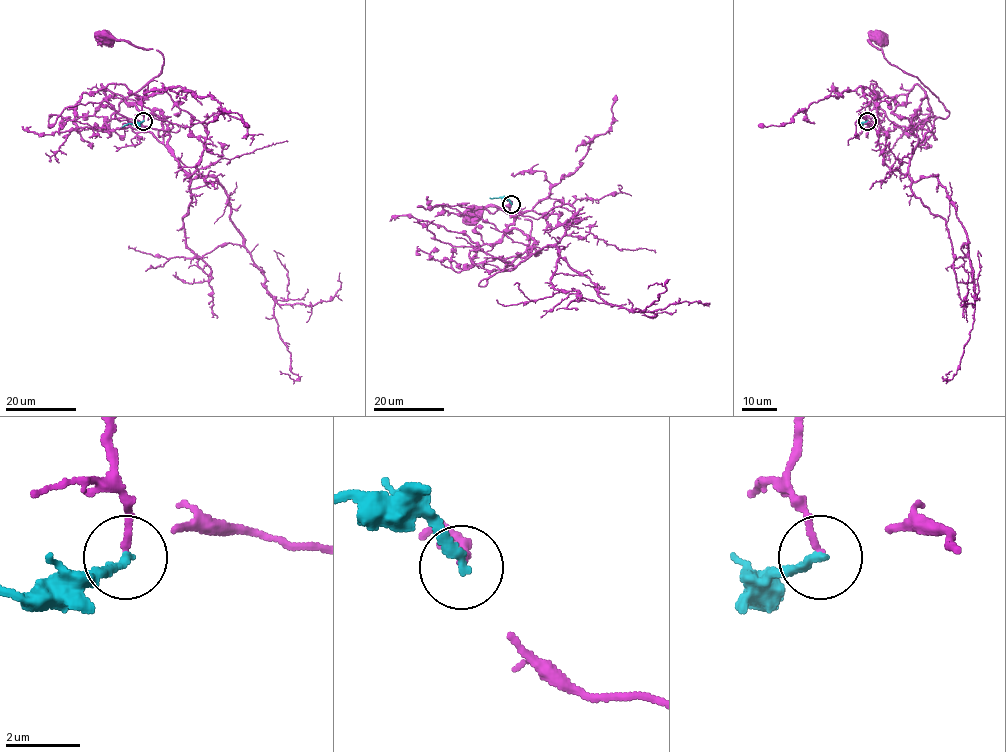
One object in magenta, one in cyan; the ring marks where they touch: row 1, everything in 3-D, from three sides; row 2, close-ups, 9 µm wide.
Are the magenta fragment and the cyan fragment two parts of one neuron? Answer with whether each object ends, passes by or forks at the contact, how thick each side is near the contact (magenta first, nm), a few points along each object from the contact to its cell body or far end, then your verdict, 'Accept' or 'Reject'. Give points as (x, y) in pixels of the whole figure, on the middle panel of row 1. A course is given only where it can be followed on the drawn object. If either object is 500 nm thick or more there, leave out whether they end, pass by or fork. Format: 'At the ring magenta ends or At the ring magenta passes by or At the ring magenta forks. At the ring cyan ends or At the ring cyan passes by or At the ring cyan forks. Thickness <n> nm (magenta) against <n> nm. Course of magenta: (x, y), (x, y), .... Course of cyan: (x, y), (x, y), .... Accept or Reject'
At the ring magenta ends. At the ring cyan ends. Thickness 160 nm (magenta) against 240 nm. Course of magenta: (511, 203), (504, 235), (520, 229), (531, 255), (484, 286), (526, 250), (531, 222), (492, 206), (473, 215). Course of cyan: (511, 203), (507, 199), (490, 197). Reject

